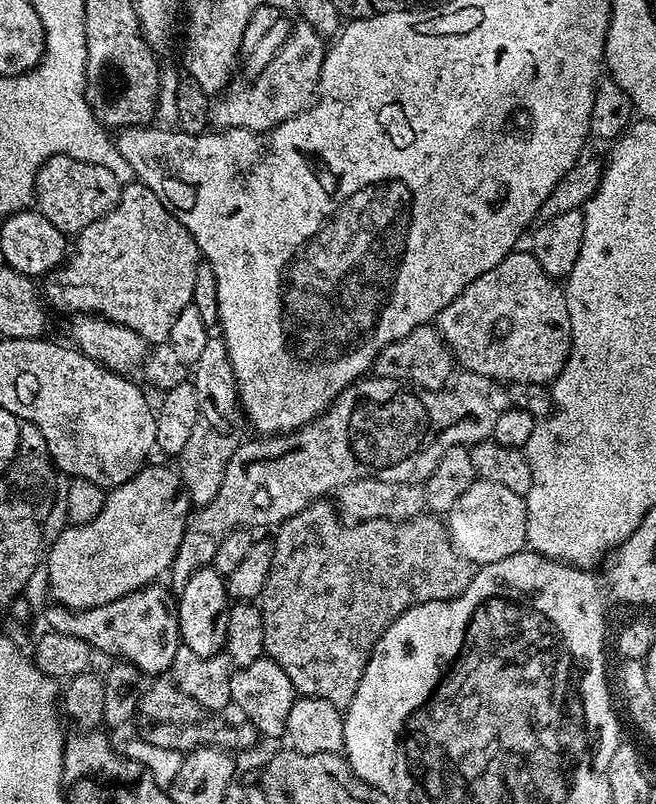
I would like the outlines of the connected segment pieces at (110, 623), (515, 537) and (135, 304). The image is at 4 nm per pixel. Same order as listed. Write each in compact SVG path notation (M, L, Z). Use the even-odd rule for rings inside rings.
M149 586L126 594L109 604L77 610L62 604L49 603L44 612L47 631L70 634L82 638L97 653L116 656L123 663L133 664L145 677L156 678L167 673L174 662L174 654L182 646L180 622L177 613L167 604L167 587Z
M477 478L447 512L446 527L457 552L473 565L510 558L516 552L525 551L528 542L524 497L514 494L514 490L506 490L506 486L494 486L494 482Z
M131 183L121 187L120 200L105 216L75 233L74 243L64 263L43 277L42 296L60 312L102 316L129 328L147 340L149 345L155 346L167 341L170 326L174 326L178 314L182 314L182 310L191 304L194 274L198 274L202 257L190 230L186 230L186 226L182 226L182 222L178 222L178 218L174 218L166 206L162 206L158 194L142 183Z

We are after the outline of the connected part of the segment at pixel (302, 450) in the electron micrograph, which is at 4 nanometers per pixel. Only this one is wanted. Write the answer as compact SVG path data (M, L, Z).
M463 370L453 375L447 388L440 388L437 392L413 388L401 384L399 380L377 375L373 375L372 380L368 379L361 378L342 390L342 394L338 394L327 410L296 431L256 438L260 440L248 438L241 443L240 449L226 466L226 478L222 478L218 495L209 504L193 511L184 528L184 537L170 569L173 589L183 588L199 568L209 567L214 550L218 550L222 538L235 528L257 530L279 526L315 500L325 499L342 485L360 479L423 485L430 474L434 474L434 466L438 466L438 458L442 458L445 450L471 446L489 439L498 418L506 414L510 407L505 385L501 381Z

